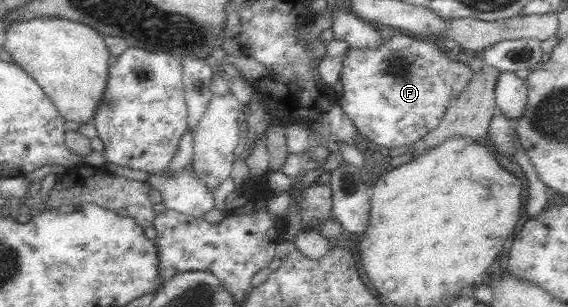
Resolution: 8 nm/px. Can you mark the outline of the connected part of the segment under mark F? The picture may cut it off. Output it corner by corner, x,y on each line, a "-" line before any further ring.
397,32
393,38
385,40
377,50
349,47
346,54
338,78
343,84
343,94
339,95
338,103
357,131
383,150
412,145
438,128
447,113
447,106
465,90
474,74
463,57
458,62
447,58
439,42
403,32

